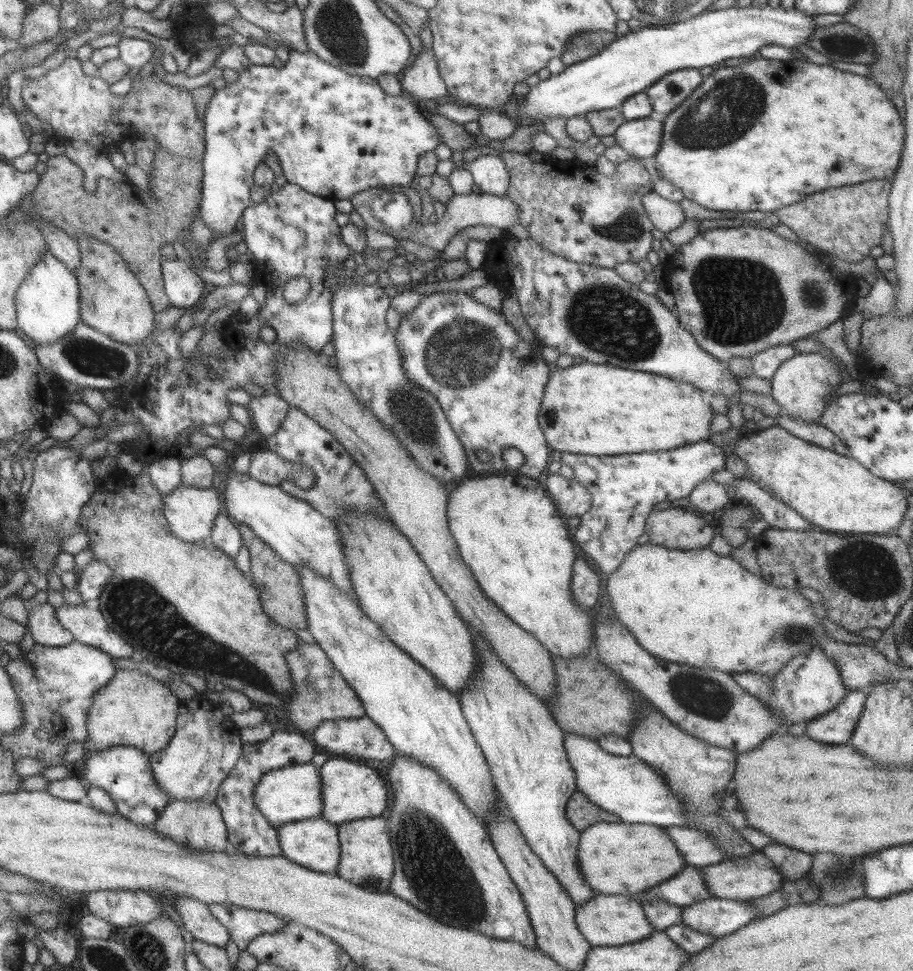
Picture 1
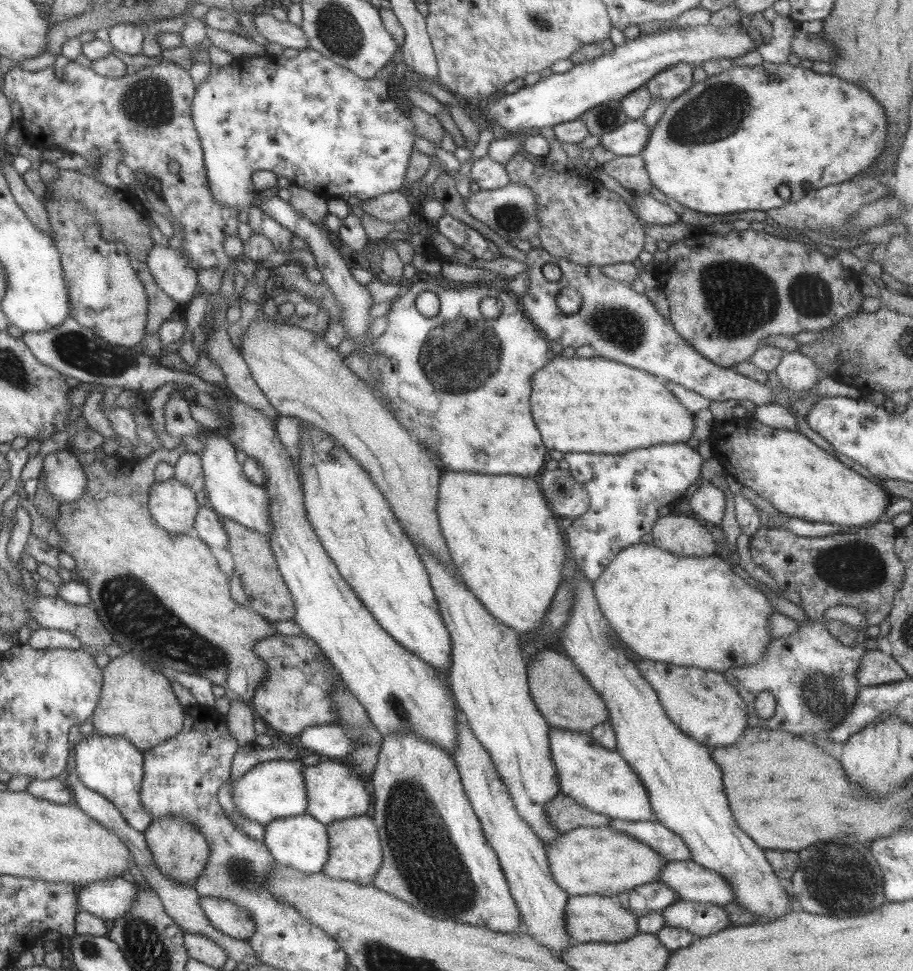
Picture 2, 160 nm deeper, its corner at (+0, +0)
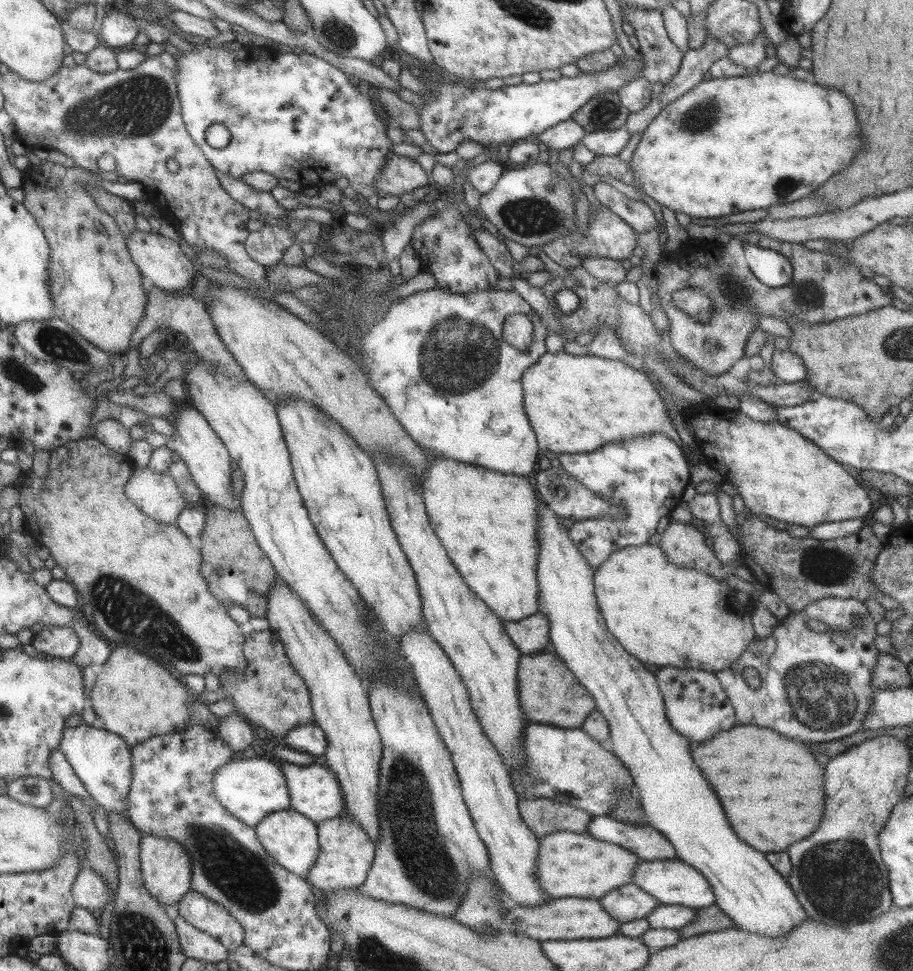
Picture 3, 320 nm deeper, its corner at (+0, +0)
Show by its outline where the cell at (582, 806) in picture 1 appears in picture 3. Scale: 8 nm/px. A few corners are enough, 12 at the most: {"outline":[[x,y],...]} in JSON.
{"outline":[[519,798],[521,821],[538,838],[583,833],[584,810],[543,798]]}

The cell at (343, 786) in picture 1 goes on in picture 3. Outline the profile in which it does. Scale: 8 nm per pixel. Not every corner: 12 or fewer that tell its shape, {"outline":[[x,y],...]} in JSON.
{"outline":[[279,761],[290,808],[319,824],[343,815],[335,775]]}

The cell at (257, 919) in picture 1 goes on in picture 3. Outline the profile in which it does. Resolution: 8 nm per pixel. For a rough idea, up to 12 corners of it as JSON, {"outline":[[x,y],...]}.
{"outline":[[197,892],[176,903],[185,922],[210,934],[231,952],[243,929],[217,903]]}

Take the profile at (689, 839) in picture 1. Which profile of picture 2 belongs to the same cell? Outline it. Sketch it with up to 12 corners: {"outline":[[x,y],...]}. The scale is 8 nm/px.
{"outline":[[611,819],[667,861],[690,859],[681,838],[657,822]]}

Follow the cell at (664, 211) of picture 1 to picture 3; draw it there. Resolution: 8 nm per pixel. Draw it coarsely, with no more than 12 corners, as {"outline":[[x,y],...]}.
{"outline":[[602,181],[592,190],[636,235],[656,226],[653,209]]}

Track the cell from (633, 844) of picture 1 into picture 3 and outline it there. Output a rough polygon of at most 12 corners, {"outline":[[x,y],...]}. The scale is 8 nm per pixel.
{"outline":[[586,831],[539,838],[534,878],[551,897],[599,899],[636,854]]}

